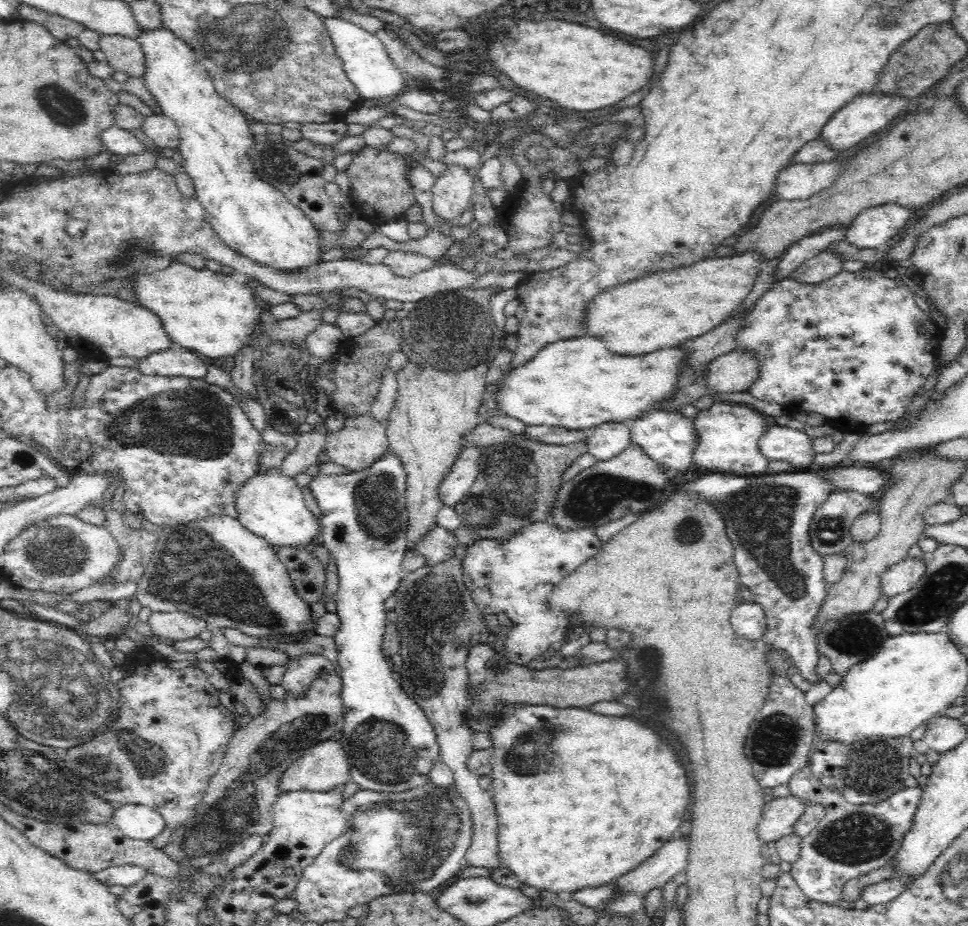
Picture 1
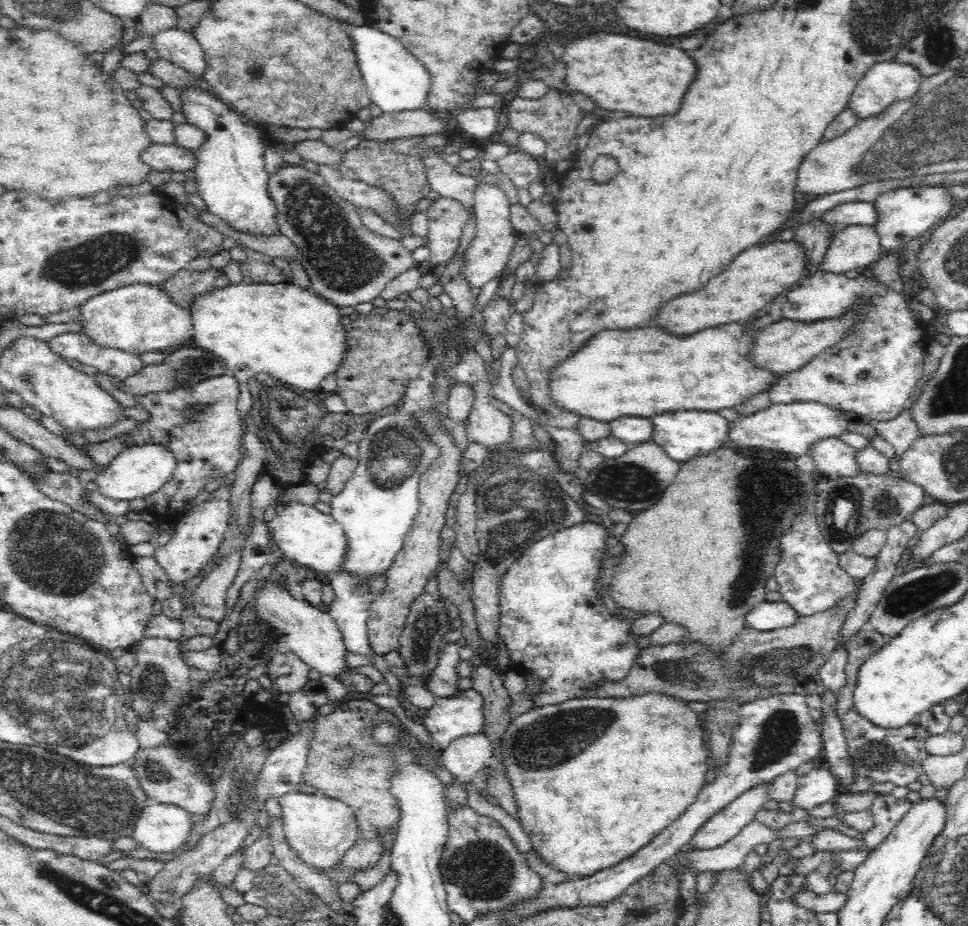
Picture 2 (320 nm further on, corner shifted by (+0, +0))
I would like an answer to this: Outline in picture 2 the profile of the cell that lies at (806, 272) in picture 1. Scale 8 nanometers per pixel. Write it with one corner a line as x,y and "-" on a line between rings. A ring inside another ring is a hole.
849,227
830,238
819,269
842,274
870,267
883,254
874,227

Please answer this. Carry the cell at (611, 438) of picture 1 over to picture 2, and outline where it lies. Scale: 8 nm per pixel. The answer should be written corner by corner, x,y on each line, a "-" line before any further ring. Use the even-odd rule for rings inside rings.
622,416
609,424
610,435
622,445
636,446
651,441
653,430
649,419

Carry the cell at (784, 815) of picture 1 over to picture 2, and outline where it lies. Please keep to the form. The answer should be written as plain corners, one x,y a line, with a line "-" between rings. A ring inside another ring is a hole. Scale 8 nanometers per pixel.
822,761
804,775
798,776
797,787
786,809
812,810
832,800
841,790
836,777
830,773
828,764

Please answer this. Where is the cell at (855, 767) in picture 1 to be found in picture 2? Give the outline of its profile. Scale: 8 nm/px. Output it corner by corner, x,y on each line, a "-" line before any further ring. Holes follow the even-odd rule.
942,702
914,716
910,724
902,728
878,728
867,722
855,710
849,709
842,717
846,752
854,766
854,780
846,786
848,792
866,794
876,782
893,782
895,786
905,786
918,780
922,774
921,760
928,755
925,742
929,736
942,734
948,730
951,717
944,712

